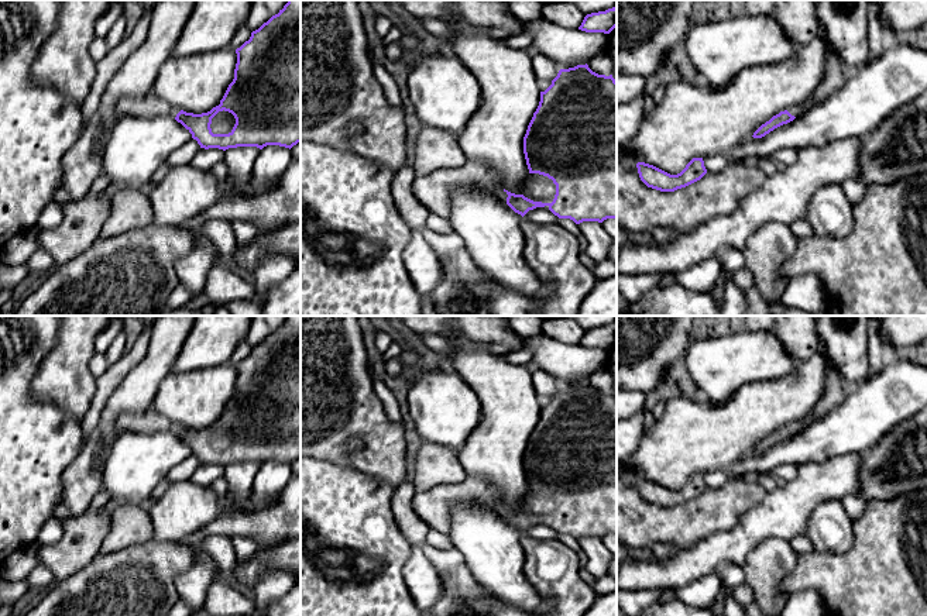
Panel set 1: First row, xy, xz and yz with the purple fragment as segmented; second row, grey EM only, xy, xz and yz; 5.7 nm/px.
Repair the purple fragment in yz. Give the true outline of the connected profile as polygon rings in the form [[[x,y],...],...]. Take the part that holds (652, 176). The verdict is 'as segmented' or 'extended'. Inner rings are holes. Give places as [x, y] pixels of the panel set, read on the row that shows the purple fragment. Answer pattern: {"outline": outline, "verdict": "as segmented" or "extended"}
{"outline": [[[693,158],[686,165],[686,168],[677,175],[670,175],[645,162],[638,162],[636,168],[638,168],[641,180],[648,187],[652,187],[660,192],[674,192],[677,189],[686,187],[700,180],[707,173],[703,158]]], "verdict": "as segmented"}

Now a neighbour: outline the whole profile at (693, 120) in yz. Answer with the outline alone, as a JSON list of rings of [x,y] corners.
[[[817,35],[789,59],[741,70],[721,90],[704,82],[677,79],[666,86],[663,100],[641,120],[638,134],[619,148],[631,151],[635,162],[653,165],[670,175],[680,173],[693,158],[722,154],[748,140],[773,116],[804,103],[825,72],[827,44]]]

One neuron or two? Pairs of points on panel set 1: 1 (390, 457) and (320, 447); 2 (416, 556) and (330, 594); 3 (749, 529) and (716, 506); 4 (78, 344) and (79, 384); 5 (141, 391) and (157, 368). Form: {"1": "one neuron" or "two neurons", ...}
{"1": "one neuron", "2": "two neurons", "3": "two neurons", "4": "one neuron", "5": "one neuron"}

